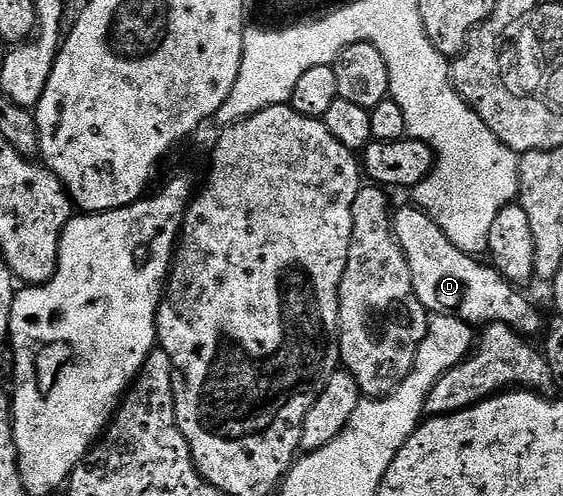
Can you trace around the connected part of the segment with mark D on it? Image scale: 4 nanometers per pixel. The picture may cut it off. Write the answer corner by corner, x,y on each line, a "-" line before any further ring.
410,208
411,210
396,209
393,214
393,225
395,227
395,239
399,242
399,247
403,250
403,255
407,257
409,272
413,280
413,288
417,300
425,309
435,316
454,316
460,318
472,328
486,328
492,323
513,328
517,333
524,336
535,336
538,330
542,331
545,326
545,318
539,315
539,310
522,294
522,289
516,288
507,279
499,275
499,271
489,264
482,266
478,257
461,252
437,228
437,224
423,210

